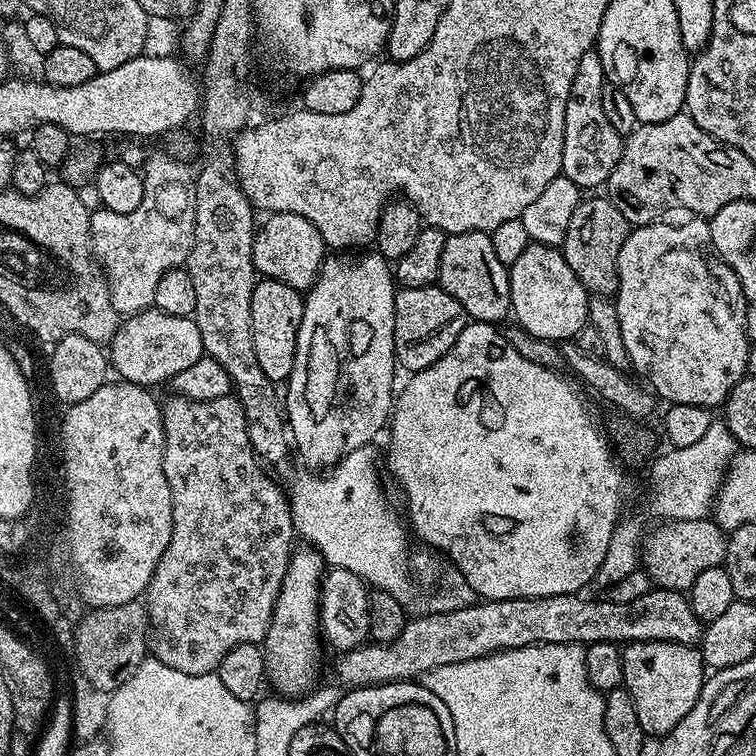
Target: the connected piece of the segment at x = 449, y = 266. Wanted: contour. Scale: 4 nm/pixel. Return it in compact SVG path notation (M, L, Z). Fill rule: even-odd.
M454 232L448 236L442 250L439 287L446 290L466 310L473 321L485 324L496 324L512 311L510 282L508 281L509 265L498 262L494 255L494 242L486 232Z

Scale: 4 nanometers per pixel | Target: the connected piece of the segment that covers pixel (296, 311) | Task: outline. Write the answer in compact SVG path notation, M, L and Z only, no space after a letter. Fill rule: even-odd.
M257 279L250 298L250 322L254 338L254 355L266 378L273 382L287 381L294 370L294 354L298 346L298 330L302 326L304 296L301 289L286 286L286 282Z

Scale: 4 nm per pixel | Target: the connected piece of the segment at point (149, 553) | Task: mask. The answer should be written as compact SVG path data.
M105 382L90 398L78 402L76 412L68 415L68 428L64 428L64 440L68 440L68 480L70 481L70 534L76 538L76 560L84 571L84 592L90 594L94 602L102 604L125 604L131 600L140 600L148 591L148 583L154 574L154 566L166 554L166 546L170 546L172 537L172 499L170 498L170 482L166 482L164 473L164 413L161 401L151 396L149 389L143 384L127 382Z

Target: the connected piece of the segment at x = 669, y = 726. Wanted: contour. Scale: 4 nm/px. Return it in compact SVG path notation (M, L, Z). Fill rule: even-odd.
M634 640L623 645L623 688L634 698L634 710L638 710L638 722L642 722L645 737L667 736L698 702L698 694L706 679L704 654L699 647L678 645L668 641Z

